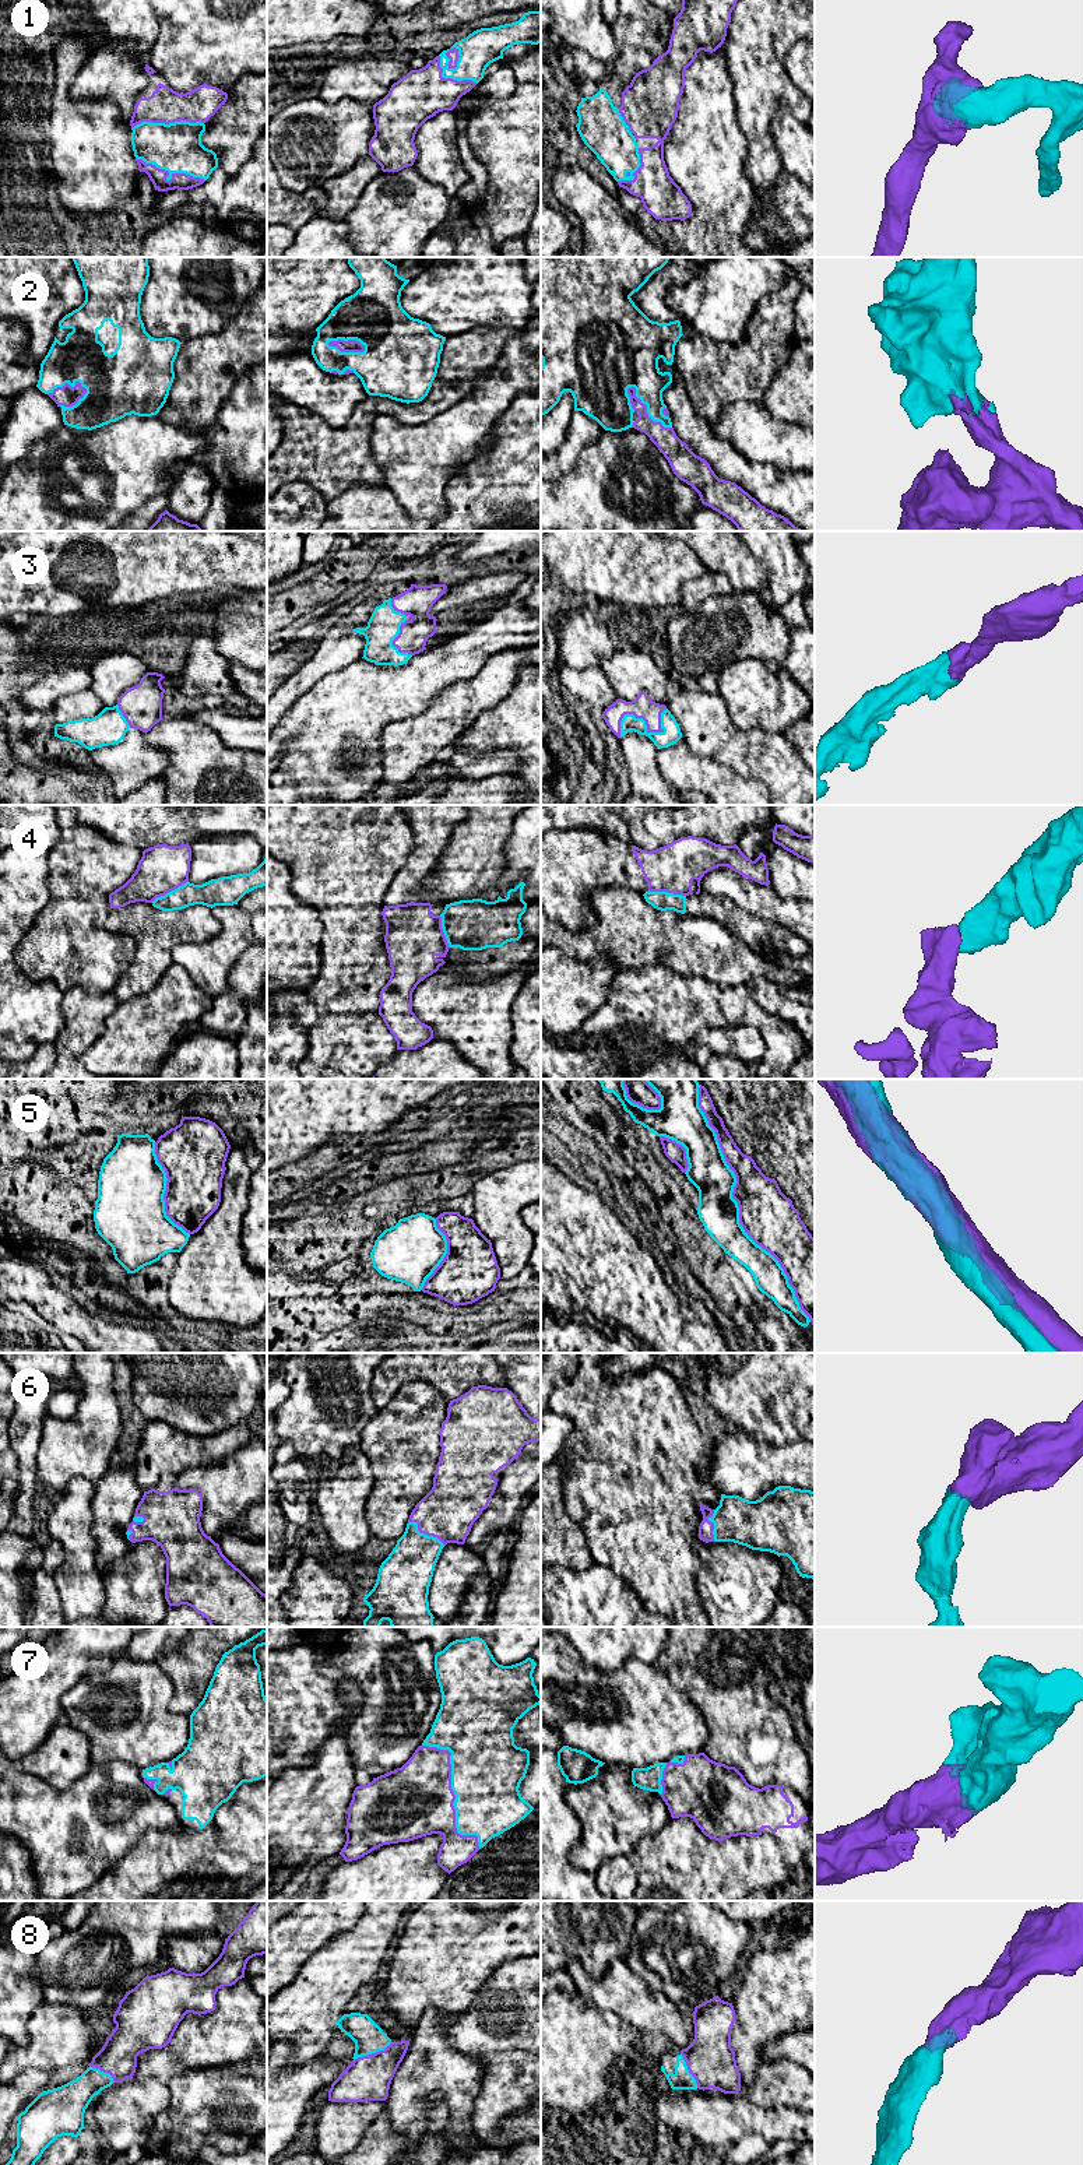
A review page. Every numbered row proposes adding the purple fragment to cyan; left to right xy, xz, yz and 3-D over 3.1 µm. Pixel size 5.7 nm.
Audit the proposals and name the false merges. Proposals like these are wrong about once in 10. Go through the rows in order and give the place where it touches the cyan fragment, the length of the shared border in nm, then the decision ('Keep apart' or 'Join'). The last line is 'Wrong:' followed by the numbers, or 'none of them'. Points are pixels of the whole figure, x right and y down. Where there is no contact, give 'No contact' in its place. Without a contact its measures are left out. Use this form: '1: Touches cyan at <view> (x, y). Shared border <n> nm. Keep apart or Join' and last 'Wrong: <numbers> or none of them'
1: Touches cyan at xy (171, 174). Shared border 420 nm. Join
2: Touches cyan at yz (647, 410). Shared border 340 nm. Join
3: Touches cyan at yz (644, 723). Shared border 320 nm. Join
4: Touches cyan at yz (667, 892). Shared border 220 nm. Keep apart
5: Touches cyan at yz (737, 1205). Shared border 1500 nm. Keep apart
6: Touches cyan at xz (424, 1533). Shared border 260 nm. Join
7: Touches cyan at xz (454, 1793). Shared border 700 nm. Join
8: Touches cyan at xz (372, 2052). Shared border 240 nm. Join
Wrong: 4, 5

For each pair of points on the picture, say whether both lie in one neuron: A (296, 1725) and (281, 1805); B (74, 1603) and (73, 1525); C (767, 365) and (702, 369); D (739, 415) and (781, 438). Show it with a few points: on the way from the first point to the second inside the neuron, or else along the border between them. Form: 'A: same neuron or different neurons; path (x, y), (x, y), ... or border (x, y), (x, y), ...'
A: different neurons; border (316, 1750), (309, 1764), (288, 1767), (281, 1774)
B: same neuron; path (76, 1584), (76, 1545)
C: same neuron; path (751, 365), (746, 369), (718, 369)
D: same neuron; path (749, 425), (762, 438), (772, 438)

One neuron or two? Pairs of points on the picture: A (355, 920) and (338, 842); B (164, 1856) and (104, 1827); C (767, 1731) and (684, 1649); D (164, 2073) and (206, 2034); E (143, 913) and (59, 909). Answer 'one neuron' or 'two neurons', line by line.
A: one neuron
B: two neurons
C: one neuron
D: one neuron
E: two neurons

